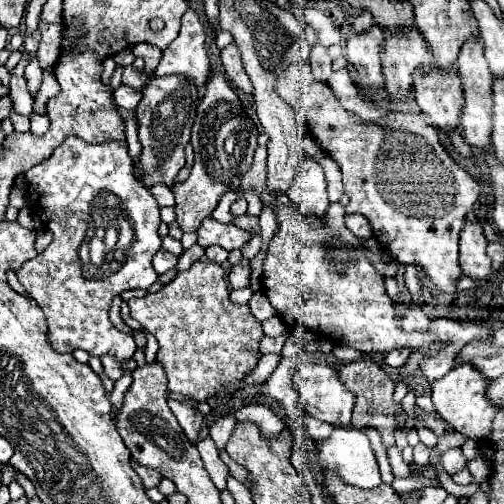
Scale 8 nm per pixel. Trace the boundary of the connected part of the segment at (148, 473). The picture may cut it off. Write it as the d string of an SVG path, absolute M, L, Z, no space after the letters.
M133 463L133 469L137 471L139 477L143 477L143 487L145 487L145 489L151 489L151 487L157 487L157 485L159 485L161 475L159 475L157 471L153 471L153 469L149 469L149 467L141 467L141 465L137 465L137 463Z

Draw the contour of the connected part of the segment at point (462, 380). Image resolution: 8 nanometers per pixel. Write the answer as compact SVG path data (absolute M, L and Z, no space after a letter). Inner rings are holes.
M471 365L453 367L443 379L439 379L431 385L433 405L439 411L439 415L453 429L457 429L467 439L473 439L477 443L481 443L483 439L487 439L487 435L491 435L491 421L495 417L495 407L485 397L487 385L489 385L489 381L483 379Z

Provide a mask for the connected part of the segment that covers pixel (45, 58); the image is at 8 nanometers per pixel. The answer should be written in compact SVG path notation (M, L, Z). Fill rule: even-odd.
M39 25L41 31L41 41L39 41L39 63L41 67L51 67L57 63L57 57L61 55L61 35L63 35L63 25Z

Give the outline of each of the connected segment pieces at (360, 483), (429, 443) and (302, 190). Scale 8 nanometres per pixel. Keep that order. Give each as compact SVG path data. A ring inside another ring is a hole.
M333 427L333 433L327 441L321 443L321 449L315 451L315 467L321 471L333 471L343 479L343 483L351 483L353 487L359 489L373 489L381 483L379 467L373 455L373 449L369 445L369 439L365 433L355 431L355 429L343 429L343 427Z
M420 423L415 428L418 430L420 441L428 448L434 448L437 445L438 437L425 424Z
M307 153L301 155L299 175L295 177L295 183L291 185L287 195L291 197L293 203L297 203L297 205L301 205L305 209L311 209L313 215L317 215L317 217L323 217L327 207L329 207L323 169Z

